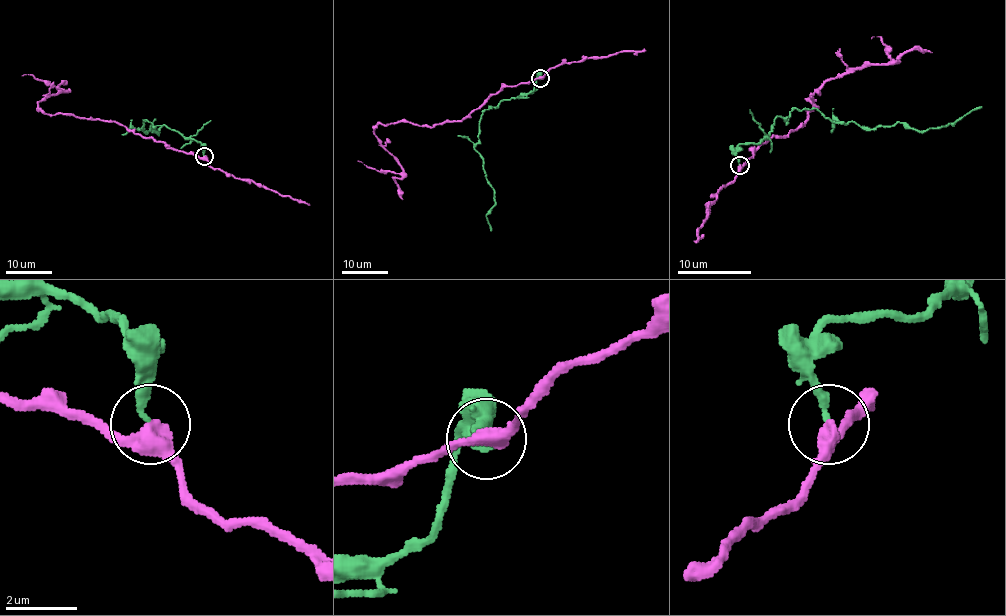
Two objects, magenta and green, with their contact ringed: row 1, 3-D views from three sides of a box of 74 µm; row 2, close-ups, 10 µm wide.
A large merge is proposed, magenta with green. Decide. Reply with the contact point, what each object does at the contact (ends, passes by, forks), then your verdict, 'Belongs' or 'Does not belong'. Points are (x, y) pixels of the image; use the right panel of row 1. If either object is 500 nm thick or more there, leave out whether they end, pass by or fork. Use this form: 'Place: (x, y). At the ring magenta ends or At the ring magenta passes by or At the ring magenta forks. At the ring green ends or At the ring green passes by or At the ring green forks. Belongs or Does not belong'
Place: (740, 165). At the ring magenta passes by. At the ring green ends. Does not belong

